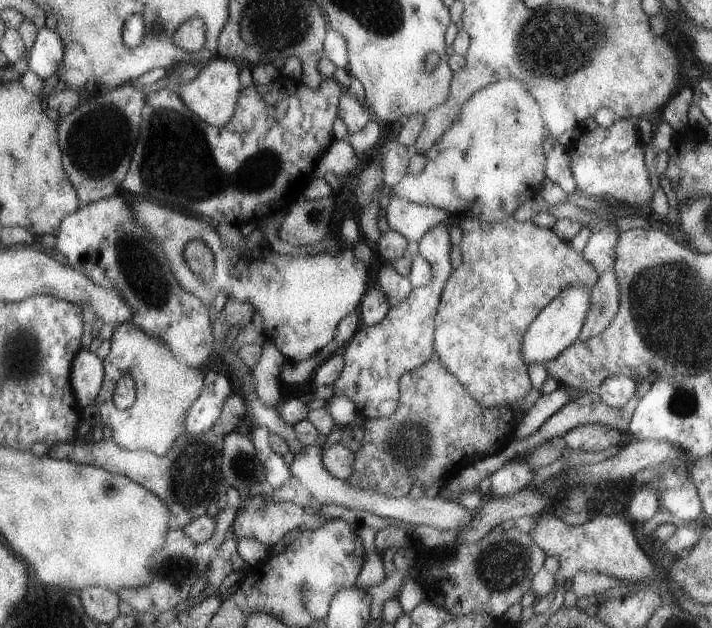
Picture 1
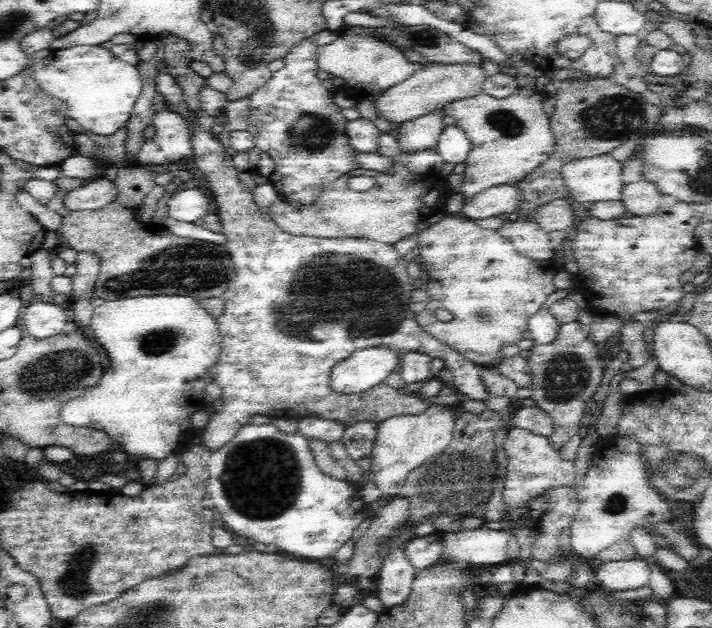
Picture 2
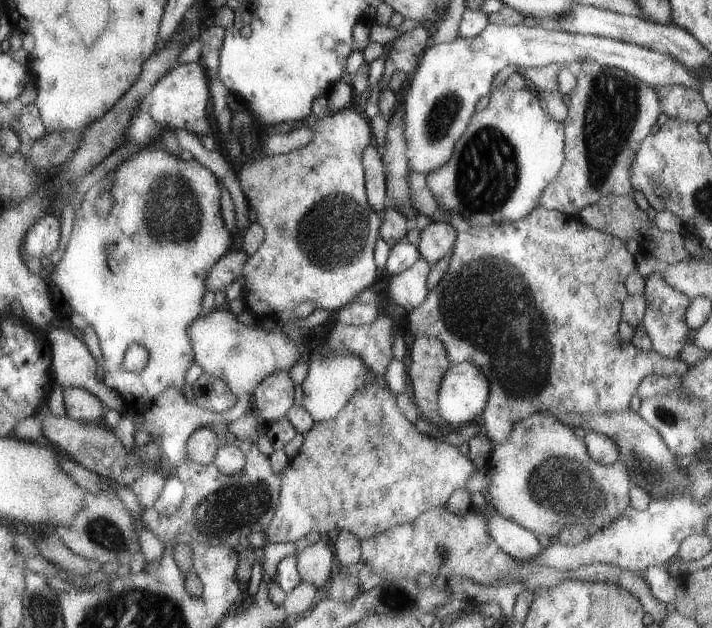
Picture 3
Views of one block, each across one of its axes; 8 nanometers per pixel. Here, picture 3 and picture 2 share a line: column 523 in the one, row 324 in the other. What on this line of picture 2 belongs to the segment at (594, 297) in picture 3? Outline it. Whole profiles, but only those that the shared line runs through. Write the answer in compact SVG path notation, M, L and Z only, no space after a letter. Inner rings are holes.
M157 69L155 76L155 87L160 96L163 96L166 99L166 102L172 110L177 111L177 113L189 124L189 129L191 130L191 149L192 149L192 160L196 164L196 168L199 172L202 172L206 182L208 182L208 188L210 192L214 194L213 200L218 204L218 213L217 217L220 219L222 224L222 235L227 239L226 250L231 255L231 262L233 268L235 269L236 275L234 279L228 283L227 290L224 292L224 295L221 297L222 303L224 303L224 310L222 315L215 319L217 324L217 329L220 337L220 350L218 353L218 358L216 358L216 364L212 364L212 368L208 368L208 375L212 377L212 381L216 382L221 390L221 398L224 399L220 410L216 411L209 419L205 427L203 428L202 434L202 445L208 447L209 449L217 449L225 444L228 444L235 436L240 432L241 428L244 428L250 420L250 416L254 414L262 414L264 416L269 416L272 418L285 418L290 419L291 417L299 418L300 415L304 416L304 413L308 412L317 412L319 418L328 419L328 420L338 420L344 421L346 426L350 426L352 423L362 419L372 419L376 423L380 423L386 419L392 418L393 416L416 416L417 414L422 414L431 404L432 401L427 399L421 399L415 394L405 394L402 395L396 392L396 389L392 388L389 385L385 385L383 382L362 392L362 394L334 394L329 389L330 374L332 372L332 366L336 366L338 362L342 362L345 359L351 358L352 354L356 350L366 350L368 348L383 346L392 352L397 352L397 354L404 355L409 352L419 352L420 354L425 354L430 356L430 359L440 359L444 363L446 369L452 371L452 376L454 381L453 385L460 395L466 395L467 397L474 398L476 400L484 400L488 397L487 390L485 389L482 379L480 379L480 367L472 362L469 362L466 358L463 358L461 354L458 354L455 350L452 350L449 346L446 346L439 340L428 336L416 322L416 314L412 312L409 308L410 298L412 292L414 291L413 279L410 277L410 274L407 272L407 267L409 266L406 263L406 260L396 253L396 249L393 248L390 244L383 244L382 242L370 241L367 239L354 239L354 238L316 238L316 237L302 237L302 236L293 236L284 233L269 217L269 214L262 214L255 205L253 201L253 196L248 192L246 187L240 182L239 175L234 168L232 162L232 155L228 155L225 151L224 145L216 138L214 133L206 131L200 123L198 123L198 113L194 109L190 109L186 103L184 103L184 93L180 88L179 83L176 82L176 79L169 75L165 70ZM326 342L338 342L338 346L326 346Z

